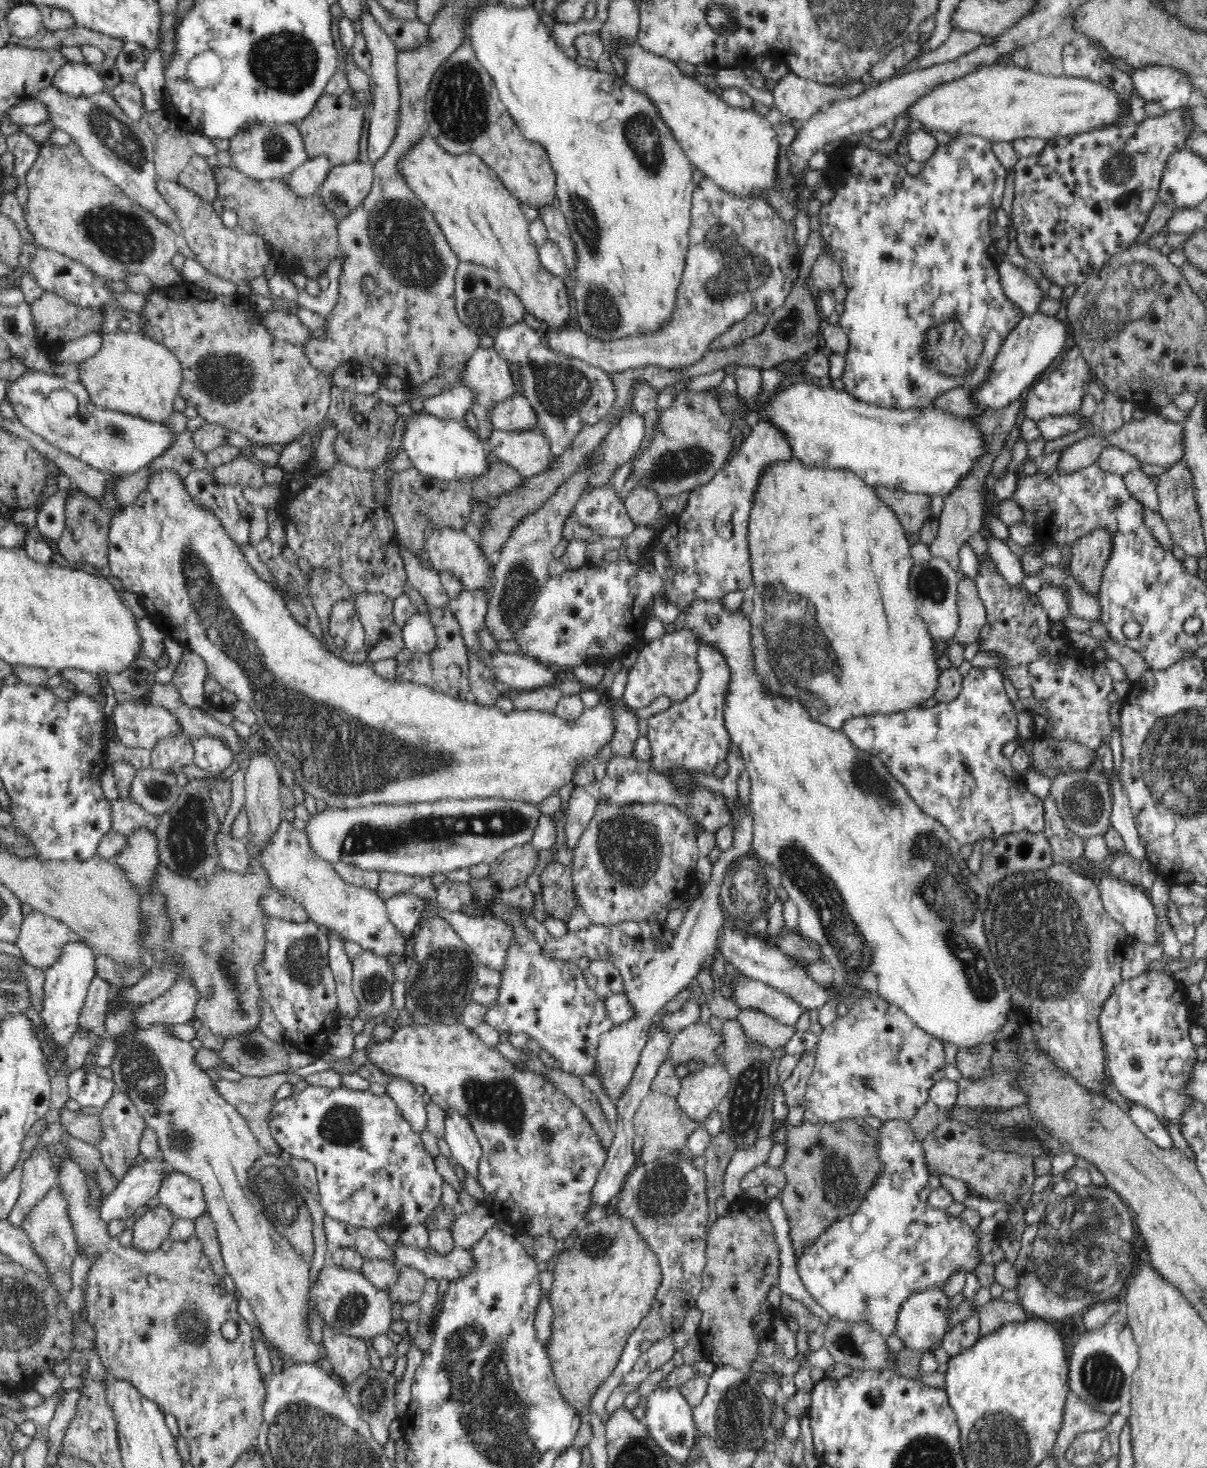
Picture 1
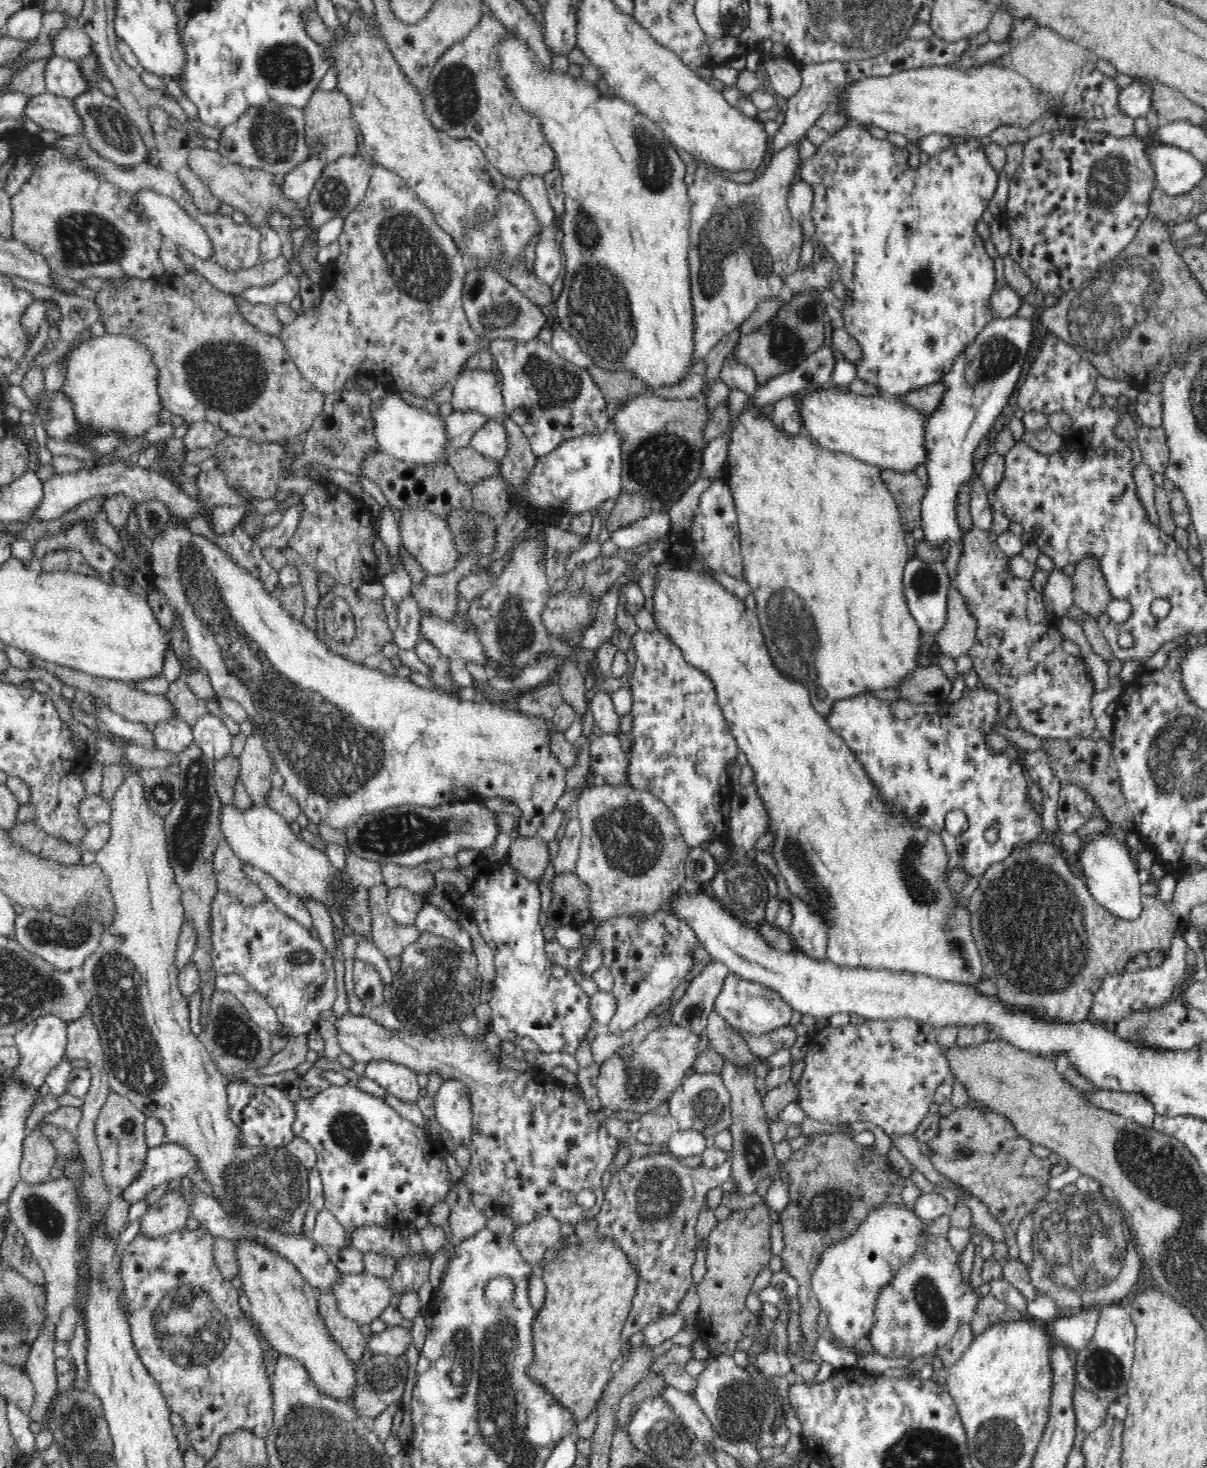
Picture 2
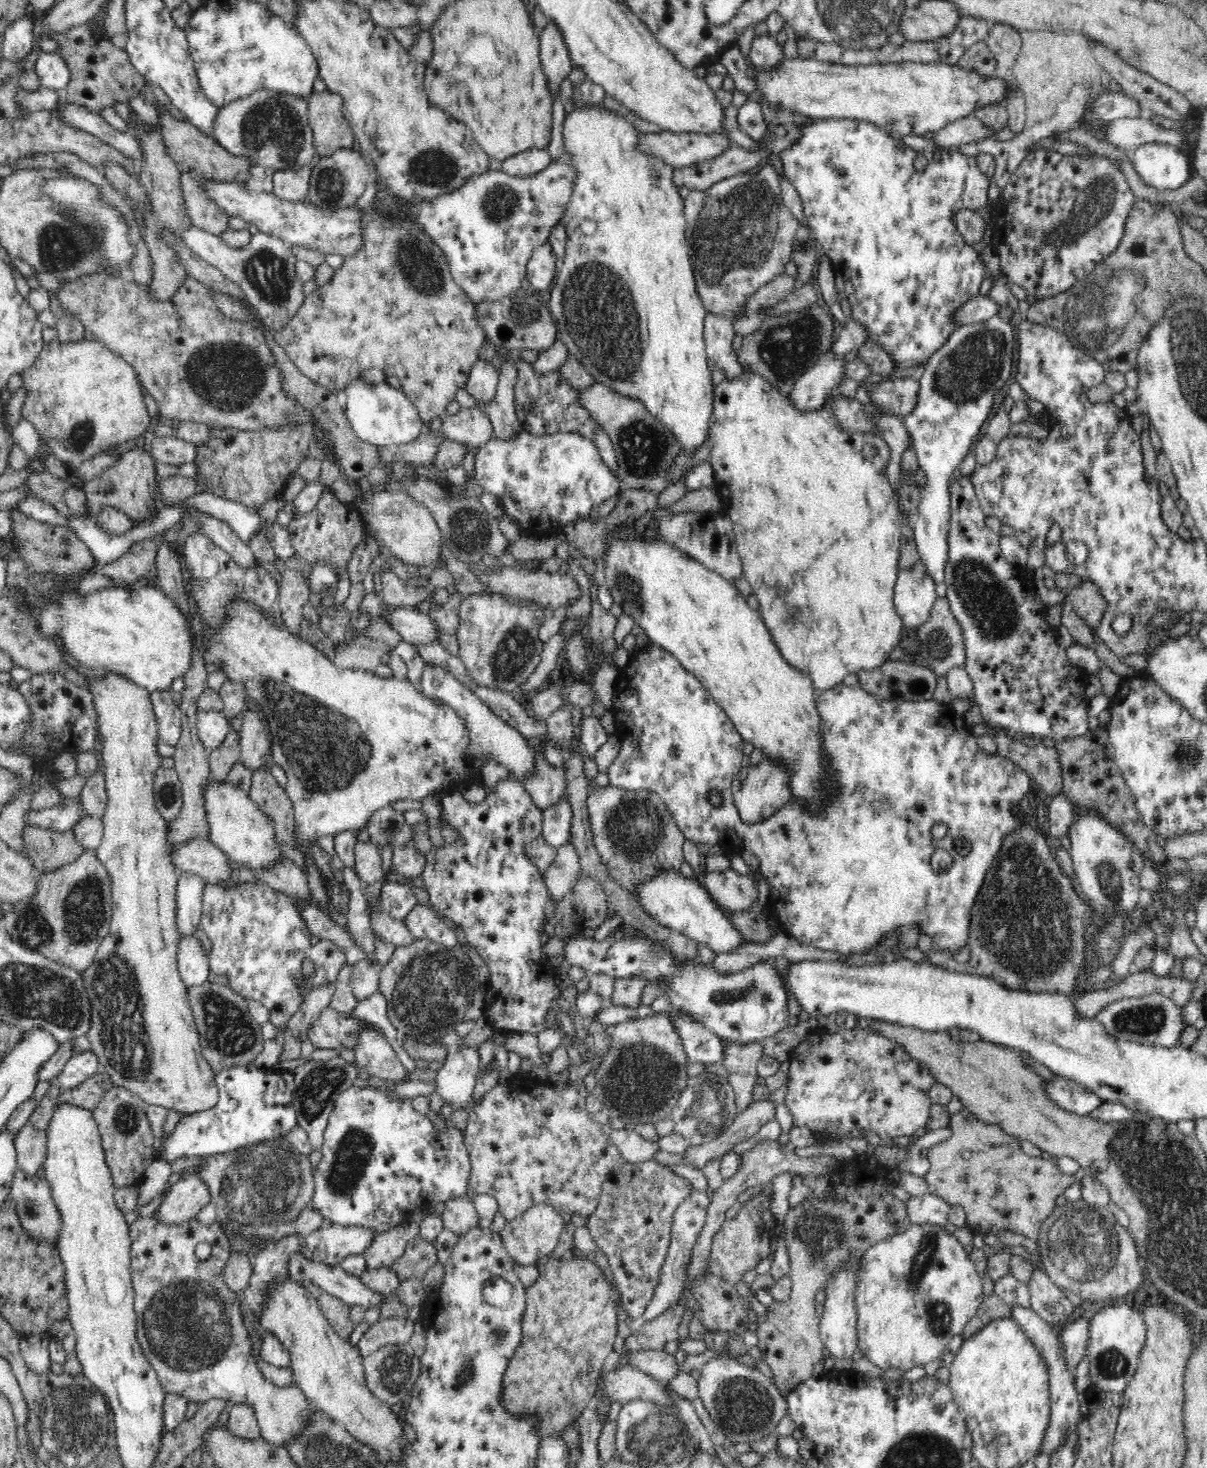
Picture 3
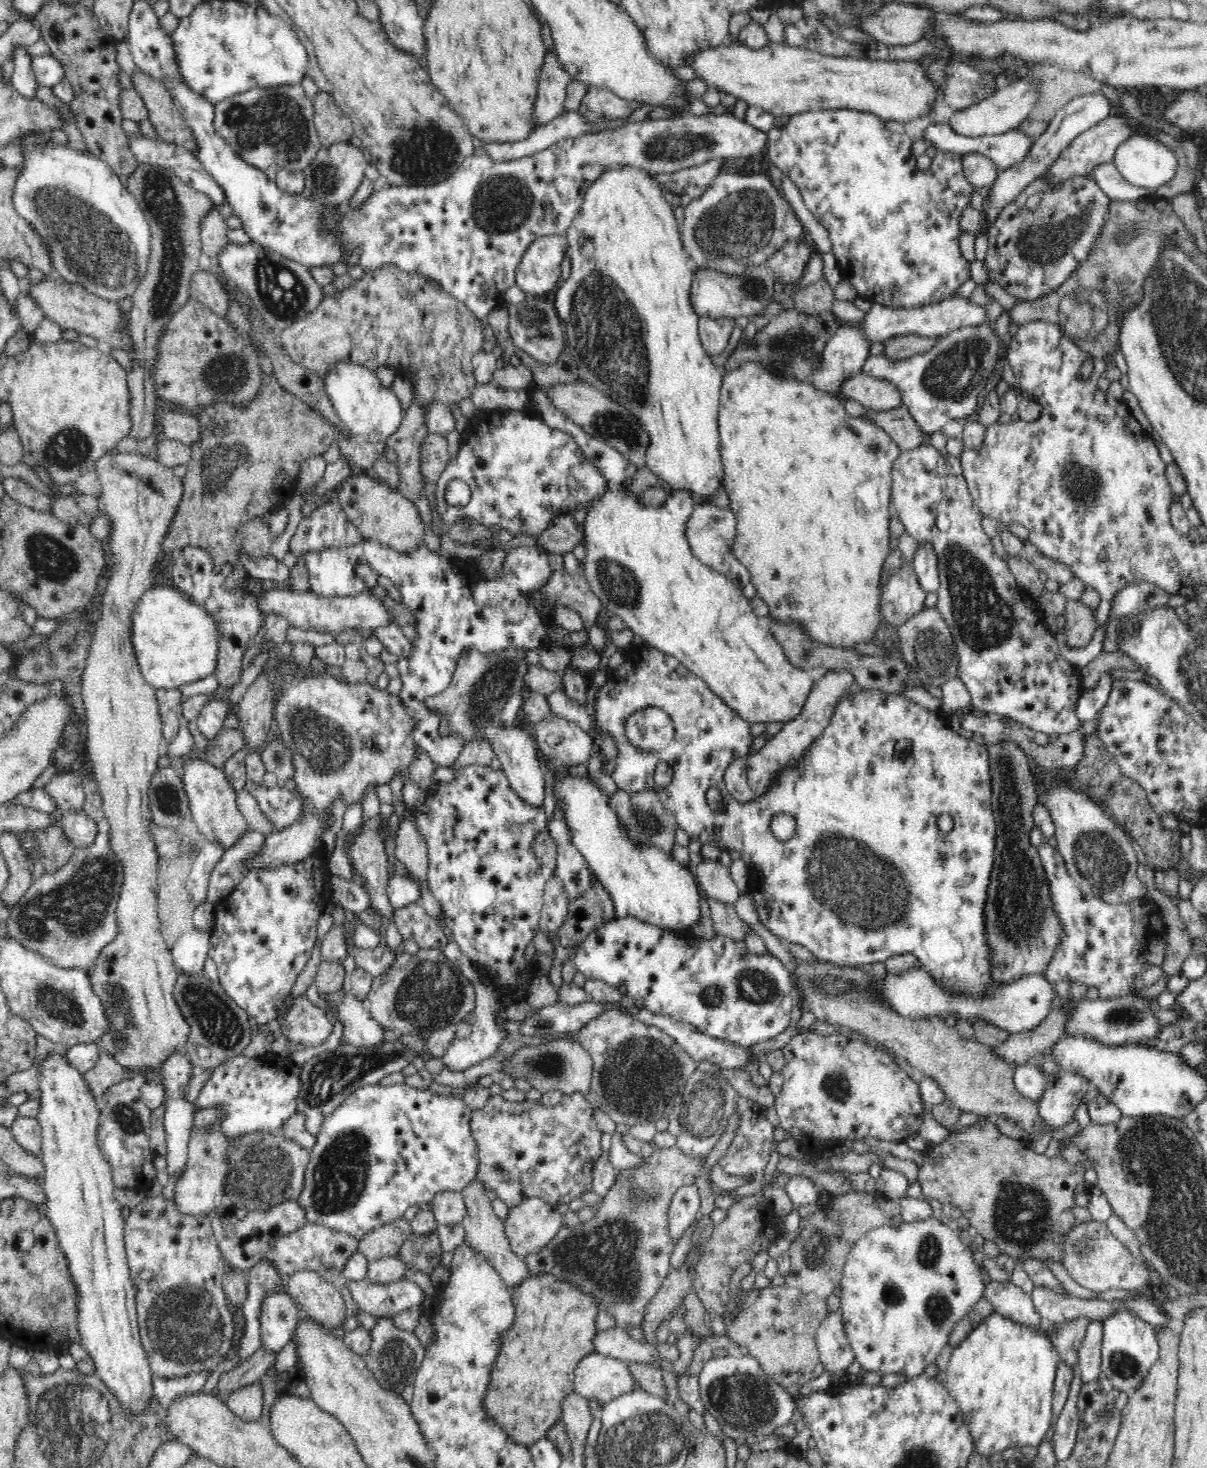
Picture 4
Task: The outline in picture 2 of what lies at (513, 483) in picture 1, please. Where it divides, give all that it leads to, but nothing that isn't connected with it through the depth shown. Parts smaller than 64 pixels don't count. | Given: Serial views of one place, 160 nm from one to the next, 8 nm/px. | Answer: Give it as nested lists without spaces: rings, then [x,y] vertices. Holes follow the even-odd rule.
[[[470,446],[458,448],[454,454],[450,454],[446,463],[454,469],[461,481],[467,481],[471,485],[481,478],[498,477],[501,472],[498,462],[482,456]]]

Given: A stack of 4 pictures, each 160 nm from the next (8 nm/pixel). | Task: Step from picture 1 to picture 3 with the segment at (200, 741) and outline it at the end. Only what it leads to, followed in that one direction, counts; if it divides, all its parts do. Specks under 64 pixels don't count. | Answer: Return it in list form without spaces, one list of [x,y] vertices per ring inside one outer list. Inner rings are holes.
[[[198,711],[197,734],[203,745],[210,751],[224,743],[233,733],[225,715],[220,711]]]

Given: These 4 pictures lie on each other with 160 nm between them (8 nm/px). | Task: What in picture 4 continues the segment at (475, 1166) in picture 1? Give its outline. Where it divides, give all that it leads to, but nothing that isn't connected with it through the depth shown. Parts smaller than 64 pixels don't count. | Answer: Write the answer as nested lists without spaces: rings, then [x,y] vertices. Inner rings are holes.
[[[463,953],[462,958],[457,960],[456,964],[462,975],[466,976],[472,985],[474,985],[474,993],[476,993],[476,998],[474,1001],[474,1010],[476,1016],[475,1024],[471,1026],[471,1033],[468,1037],[463,1039],[459,1039],[458,1037],[454,1037],[446,1052],[442,1056],[443,1066],[451,1070],[452,1072],[464,1072],[464,1070],[468,1070],[474,1064],[478,1064],[478,1062],[482,1062],[482,1060],[486,1060],[486,1058],[490,1058],[492,1054],[506,1038],[511,1038],[512,1035],[507,1031],[500,1031],[500,1027],[496,1024],[496,1018],[499,1015],[498,1012],[501,1008],[501,1000],[502,996],[497,988],[493,986],[486,986],[479,981],[477,973],[475,972],[476,965],[473,964],[472,960]]]

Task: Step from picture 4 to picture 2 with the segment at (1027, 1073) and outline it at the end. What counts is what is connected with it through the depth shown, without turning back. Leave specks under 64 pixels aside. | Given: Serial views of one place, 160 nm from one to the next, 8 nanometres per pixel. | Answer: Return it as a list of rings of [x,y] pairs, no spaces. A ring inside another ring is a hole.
[[[1094,1089],[1093,1093],[1084,1092],[1084,1097],[1104,1110],[1125,1116],[1146,1127],[1152,1127],[1154,1116],[1156,1116],[1152,1103],[1140,1098],[1140,1095]]]

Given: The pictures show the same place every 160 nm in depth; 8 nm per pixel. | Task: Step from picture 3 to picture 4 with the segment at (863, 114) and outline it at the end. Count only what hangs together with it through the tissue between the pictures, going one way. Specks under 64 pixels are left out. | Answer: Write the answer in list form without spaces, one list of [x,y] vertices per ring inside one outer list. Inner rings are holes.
[[[729,41],[717,45],[716,48],[701,49],[693,53],[690,66],[698,72],[699,78],[704,78],[712,88],[724,90],[737,99],[744,100],[748,105],[759,106],[775,117],[794,116],[808,111],[824,109],[852,108],[860,112],[875,114],[884,122],[908,122],[920,116],[928,116],[930,108],[936,102],[936,88],[928,77],[928,72],[920,62],[915,61],[887,61],[865,58],[824,56],[819,52],[806,48],[790,46],[788,43],[768,43],[762,48],[750,48],[741,42]]]

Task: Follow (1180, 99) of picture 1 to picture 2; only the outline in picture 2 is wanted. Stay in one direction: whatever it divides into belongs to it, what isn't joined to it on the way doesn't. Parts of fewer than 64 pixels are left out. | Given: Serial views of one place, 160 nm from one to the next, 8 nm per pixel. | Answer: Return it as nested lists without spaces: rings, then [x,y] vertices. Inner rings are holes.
[[[1136,78],[1126,88],[1120,90],[1118,94],[1117,106],[1124,115],[1136,119],[1145,117],[1152,105],[1152,87],[1146,83],[1146,79]]]

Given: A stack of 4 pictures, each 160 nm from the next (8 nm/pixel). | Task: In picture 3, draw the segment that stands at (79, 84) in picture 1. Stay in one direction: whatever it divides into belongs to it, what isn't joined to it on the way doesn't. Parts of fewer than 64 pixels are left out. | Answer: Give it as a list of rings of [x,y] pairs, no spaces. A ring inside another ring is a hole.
[[[42,52],[34,62],[34,71],[42,87],[64,91],[70,82],[70,71],[60,52]]]

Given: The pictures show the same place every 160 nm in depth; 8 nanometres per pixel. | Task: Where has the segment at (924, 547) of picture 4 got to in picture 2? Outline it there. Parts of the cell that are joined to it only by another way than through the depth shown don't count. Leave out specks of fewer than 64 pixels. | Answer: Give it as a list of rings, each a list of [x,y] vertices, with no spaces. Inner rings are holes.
[[[1017,316],[1008,319],[996,317],[980,330],[976,340],[968,344],[960,356],[956,356],[952,368],[940,378],[940,383],[944,383],[944,396],[924,422],[924,466],[929,485],[926,485],[920,506],[924,540],[932,547],[962,540],[955,509],[958,488],[976,472],[973,466],[976,447],[1014,394],[1028,352],[1032,350],[1032,340],[1036,340],[1034,322]]]

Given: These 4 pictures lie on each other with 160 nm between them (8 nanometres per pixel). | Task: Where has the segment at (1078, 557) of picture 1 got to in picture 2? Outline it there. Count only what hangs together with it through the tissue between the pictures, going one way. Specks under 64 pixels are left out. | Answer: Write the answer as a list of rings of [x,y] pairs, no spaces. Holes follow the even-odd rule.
[[[1084,558],[1075,564],[1071,576],[1074,588],[1074,604],[1088,615],[1098,619],[1105,616],[1106,608],[1112,600],[1100,563],[1094,558]]]

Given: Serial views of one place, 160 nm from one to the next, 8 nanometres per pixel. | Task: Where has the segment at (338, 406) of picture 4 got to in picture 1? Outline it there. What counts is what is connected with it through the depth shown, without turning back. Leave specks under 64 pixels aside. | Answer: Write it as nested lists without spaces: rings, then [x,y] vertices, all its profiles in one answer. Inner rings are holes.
[[[432,414],[424,416],[416,415],[416,418],[410,418],[406,423],[406,434],[402,440],[405,456],[412,462],[416,470],[427,474],[432,478],[446,480],[468,480],[473,482],[476,476],[484,474],[488,470],[489,459],[493,458],[490,449],[486,447],[486,441],[479,437],[474,429],[467,427],[464,420],[461,419],[441,419]]]

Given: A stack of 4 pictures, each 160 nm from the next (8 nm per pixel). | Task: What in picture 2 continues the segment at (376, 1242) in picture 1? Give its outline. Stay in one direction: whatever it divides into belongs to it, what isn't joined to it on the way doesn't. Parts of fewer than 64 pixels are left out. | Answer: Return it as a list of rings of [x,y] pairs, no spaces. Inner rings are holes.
[[[326,1209],[317,1216],[312,1234],[314,1240],[329,1250],[337,1251],[348,1247],[348,1230]]]

